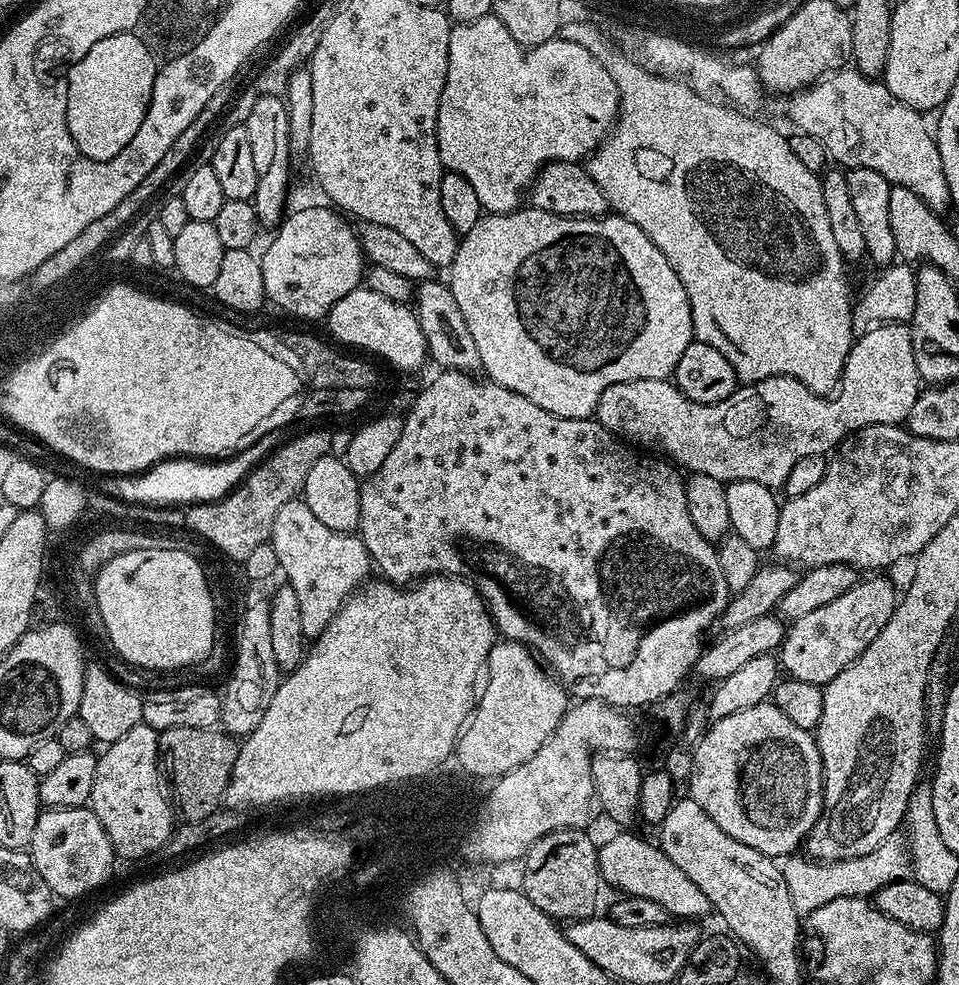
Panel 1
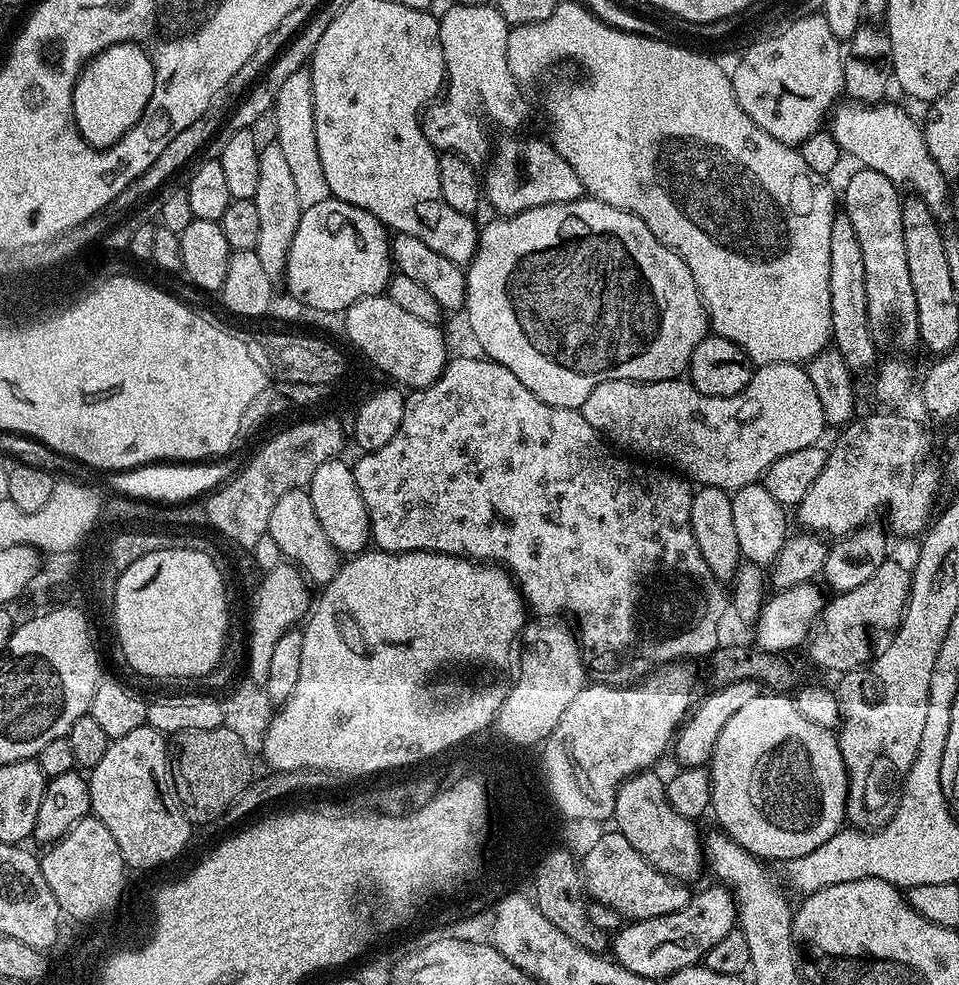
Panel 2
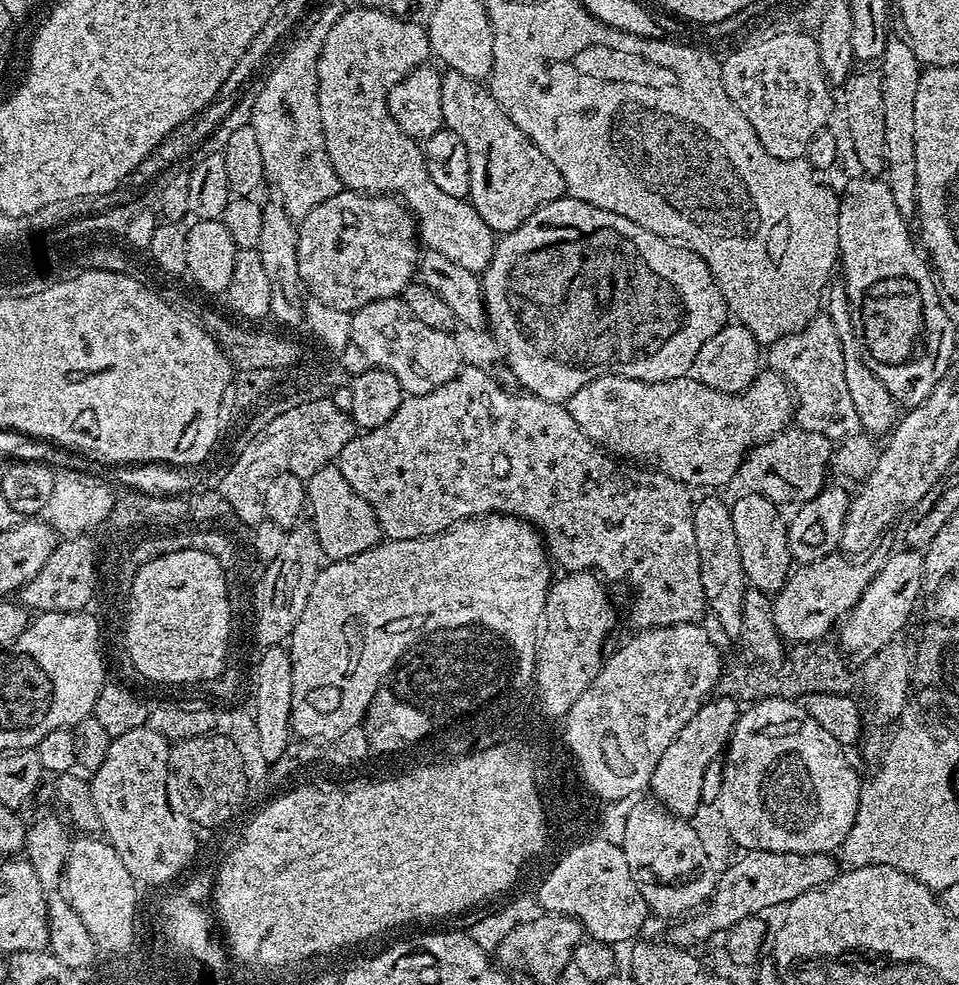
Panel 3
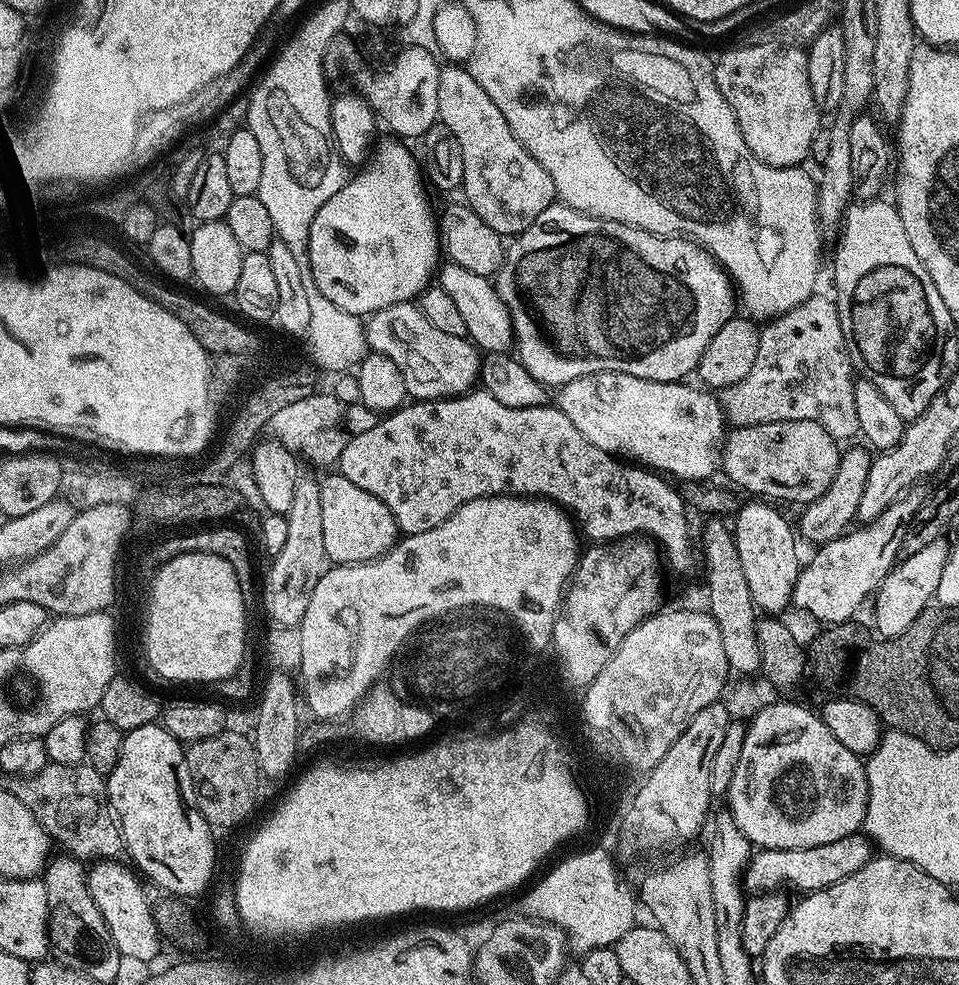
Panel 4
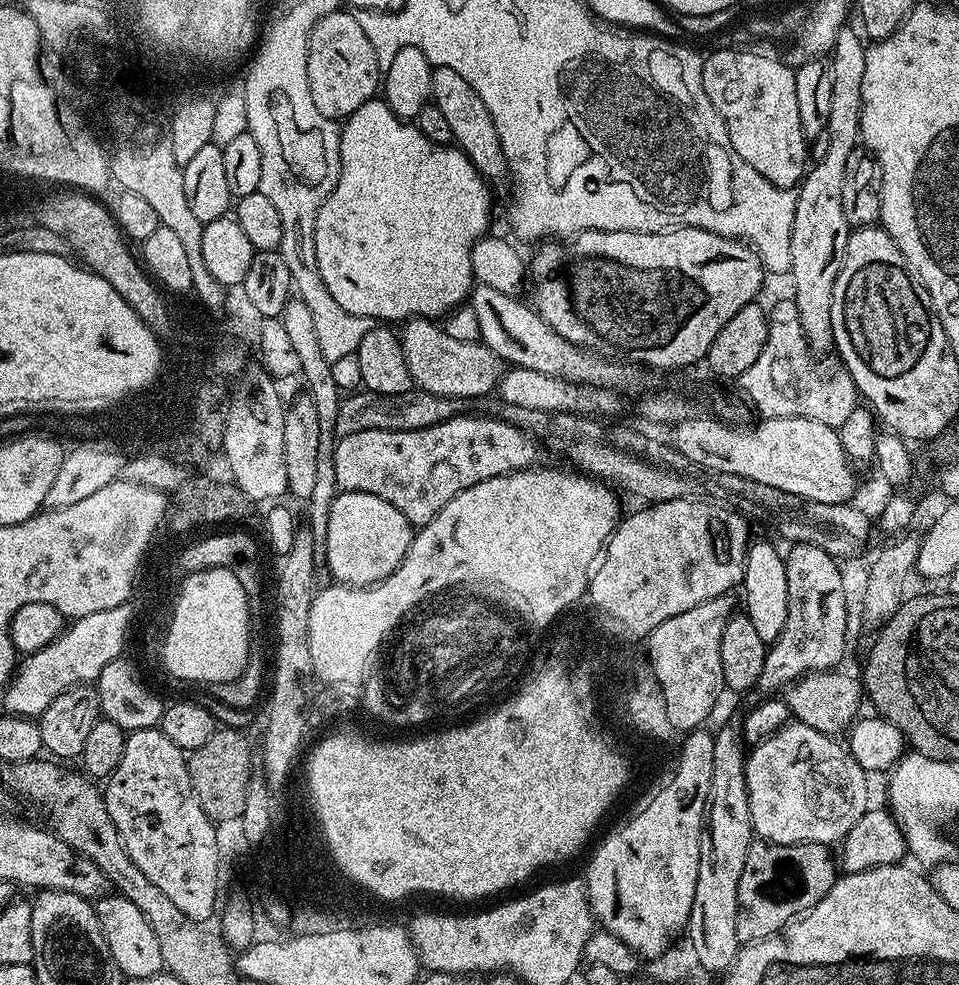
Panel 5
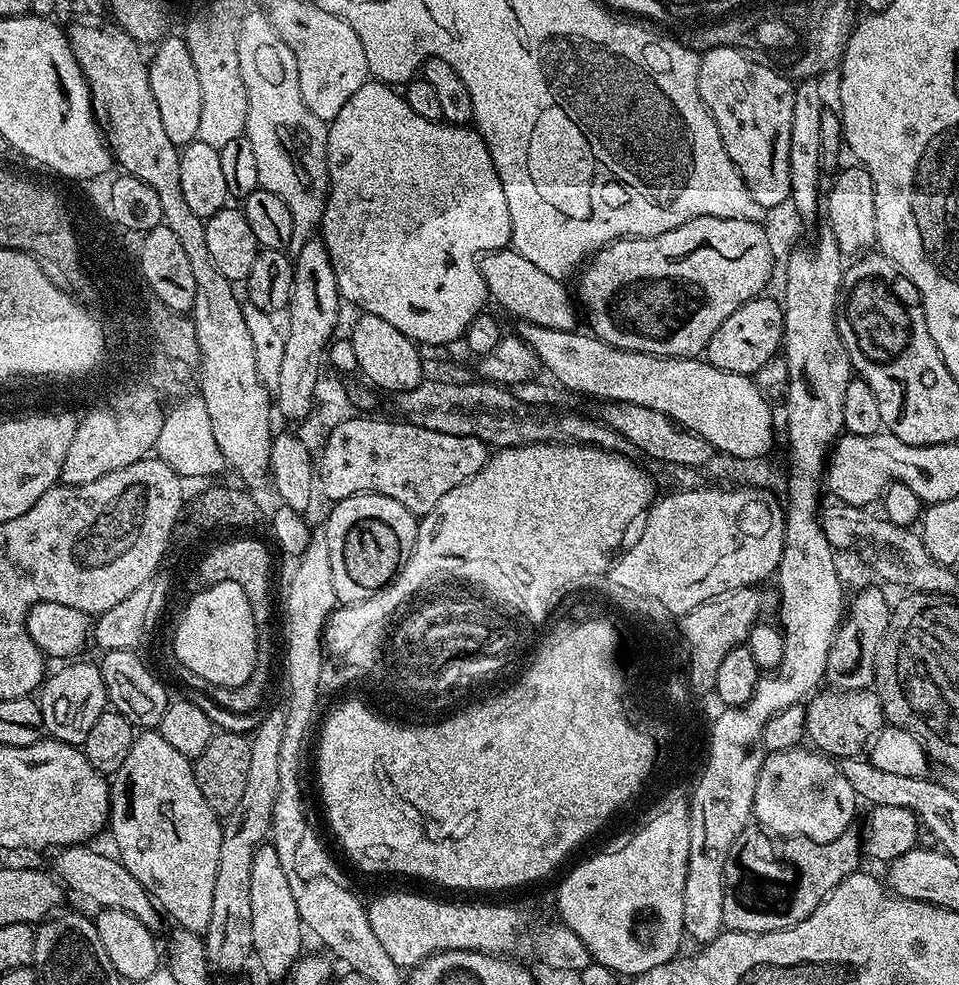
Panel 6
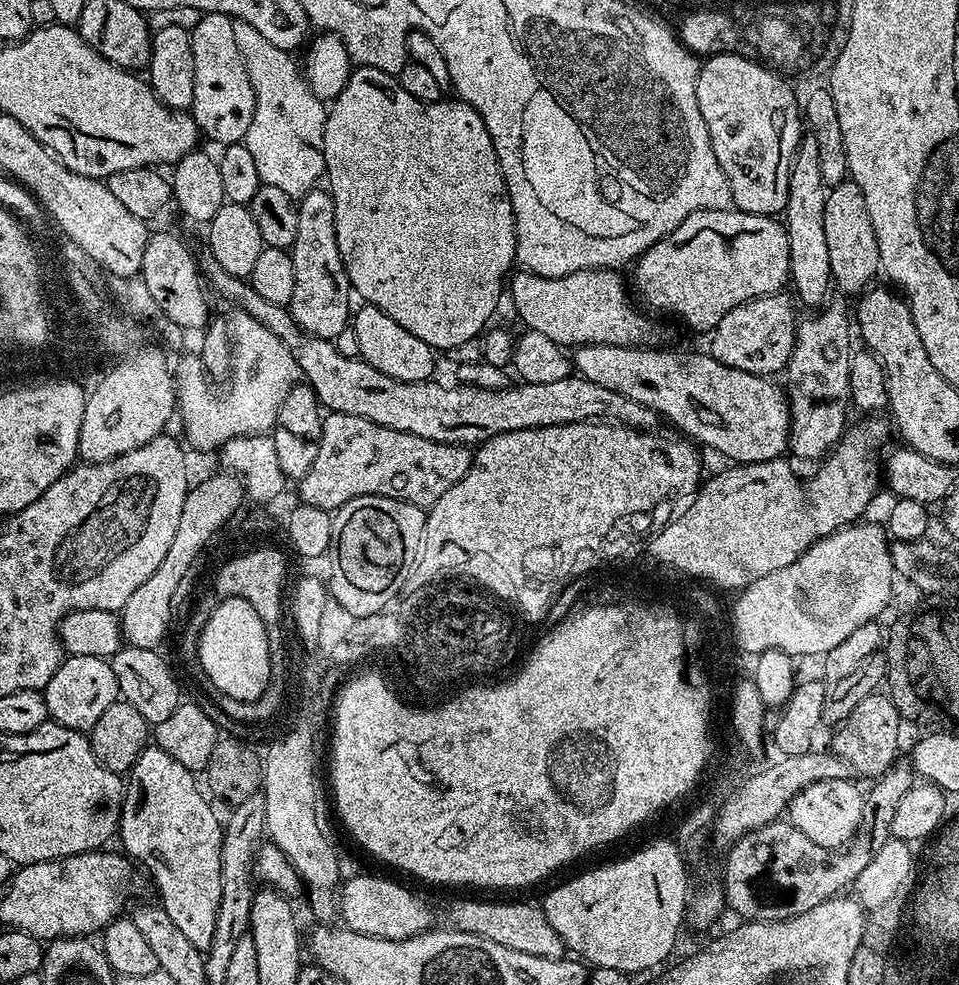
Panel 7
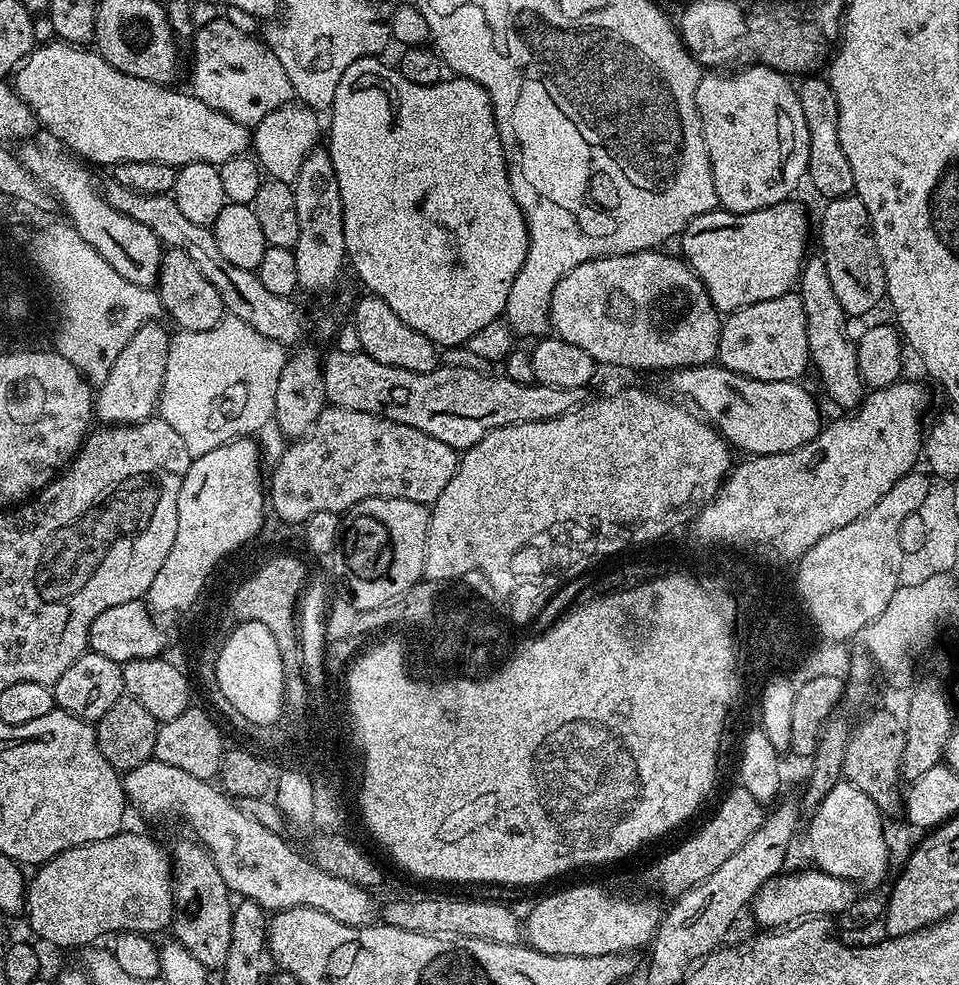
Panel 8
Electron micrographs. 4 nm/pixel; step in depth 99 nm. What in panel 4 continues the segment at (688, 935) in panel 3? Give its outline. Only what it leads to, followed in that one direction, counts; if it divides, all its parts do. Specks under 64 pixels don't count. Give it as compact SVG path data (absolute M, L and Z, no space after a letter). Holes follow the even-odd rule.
M864 834L838 838L838 842L809 848L765 848L749 859L746 876L749 881L752 879L756 888L768 884L790 884L802 888L802 892L807 894L829 888L834 882L842 882L842 878L850 878L850 874L862 870L873 855L873 841Z

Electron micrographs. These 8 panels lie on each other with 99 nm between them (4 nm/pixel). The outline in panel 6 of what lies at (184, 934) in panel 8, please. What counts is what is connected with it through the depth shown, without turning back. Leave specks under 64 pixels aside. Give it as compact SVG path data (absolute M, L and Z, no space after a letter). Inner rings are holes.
M144 730L133 739L130 746L130 754L126 754L126 762L122 762L122 766L114 773L110 780L110 832L112 828L112 840L116 843L114 849L115 855L124 863L126 870L130 870L130 874L134 874L134 878L138 878L138 882L142 882L152 899L157 905L173 920L176 928L185 928L191 932L205 933L210 926L210 916L214 911L214 888L218 878L218 858L222 850L222 838L224 837L224 829L222 827L221 817L216 815L215 810L206 802L206 798L202 798L202 790L198 790L198 782L196 781L196 769L193 761L187 756L178 754L178 750L174 750L174 746L170 746L170 742L166 742L166 738L162 738L159 731Z

